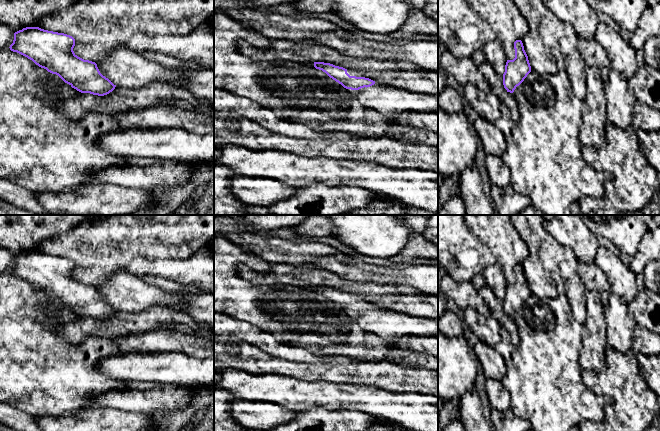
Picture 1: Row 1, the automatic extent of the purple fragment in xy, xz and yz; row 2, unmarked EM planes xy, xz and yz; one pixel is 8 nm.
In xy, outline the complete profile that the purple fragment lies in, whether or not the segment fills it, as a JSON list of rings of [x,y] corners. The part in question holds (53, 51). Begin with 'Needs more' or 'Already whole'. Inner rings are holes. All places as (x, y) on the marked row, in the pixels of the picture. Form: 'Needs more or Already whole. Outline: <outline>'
Already whole. Outline: [[[26,27],[14,33],[14,40],[9,48],[48,72],[58,75],[65,83],[81,93],[104,96],[112,92],[116,85],[100,73],[95,62],[78,57],[73,51],[74,46],[75,39],[70,35],[39,27]]]

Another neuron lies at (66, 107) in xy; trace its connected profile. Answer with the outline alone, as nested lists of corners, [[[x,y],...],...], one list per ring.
[[[148,83],[141,88],[116,86],[104,96],[78,93],[72,98],[56,103],[55,108],[68,118],[82,120],[87,112],[115,116],[159,105],[170,106],[168,101],[172,99],[184,100],[191,105],[197,103],[190,92],[180,87],[169,83]]]

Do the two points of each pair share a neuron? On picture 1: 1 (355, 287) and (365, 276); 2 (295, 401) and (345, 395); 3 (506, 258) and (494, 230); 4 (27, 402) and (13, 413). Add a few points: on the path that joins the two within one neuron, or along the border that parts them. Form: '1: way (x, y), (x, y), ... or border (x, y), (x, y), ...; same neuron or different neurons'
1: border (338, 274), (343, 278), (384, 284); different neurons
2: way (307, 395), (333, 395); same neuron
3: way (506, 251), (506, 244), (501, 237); same neuron
4: border (10, 404), (35, 418); different neurons

